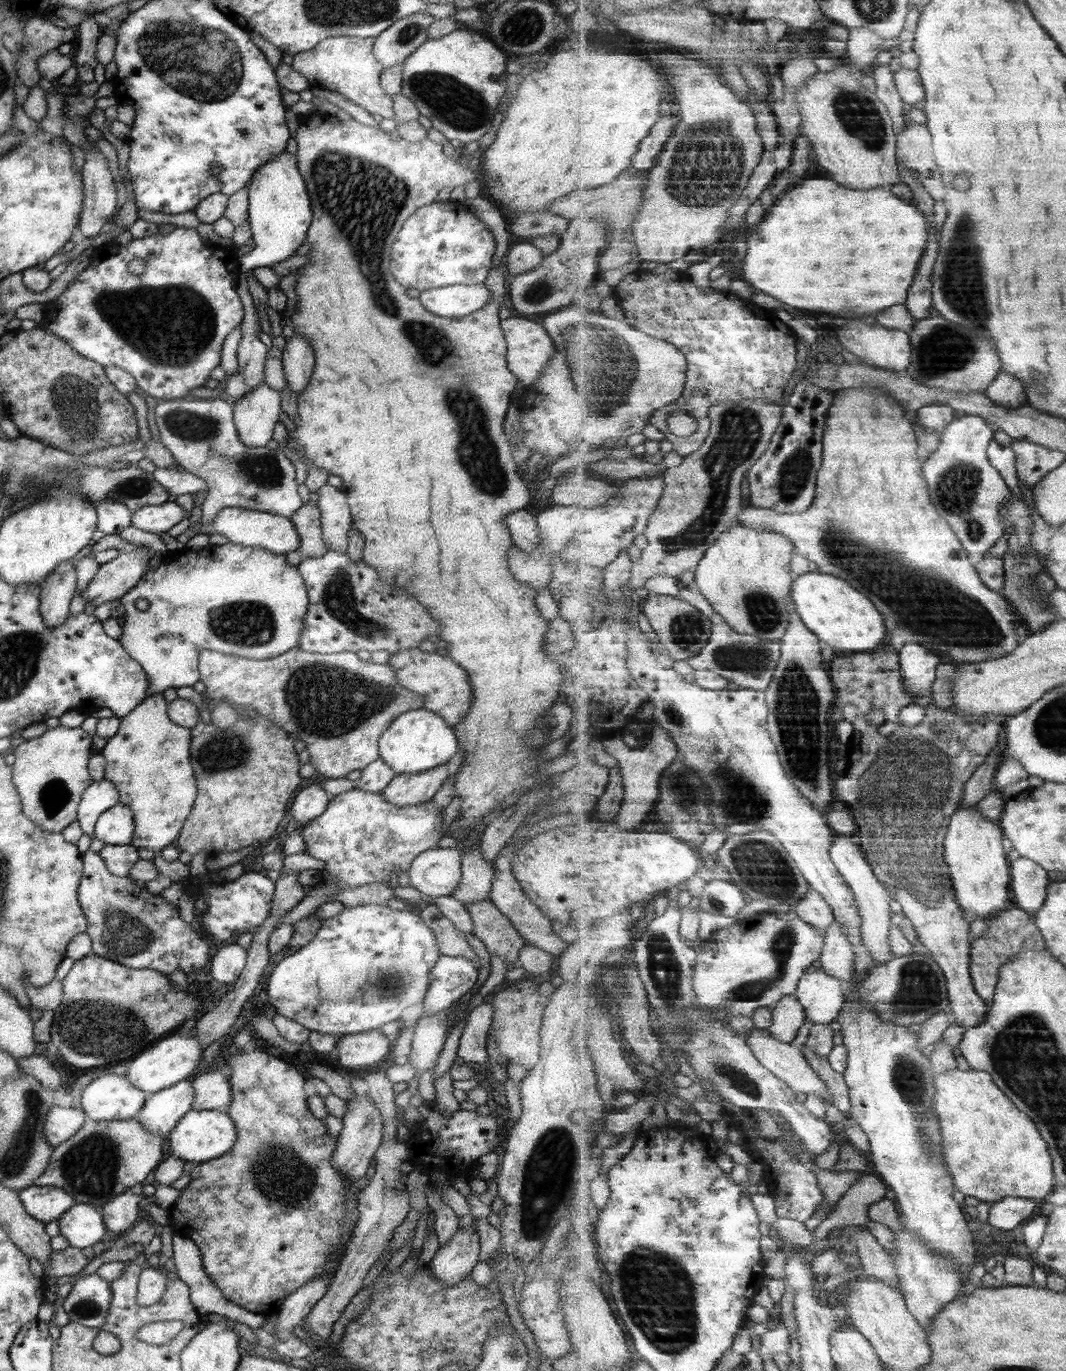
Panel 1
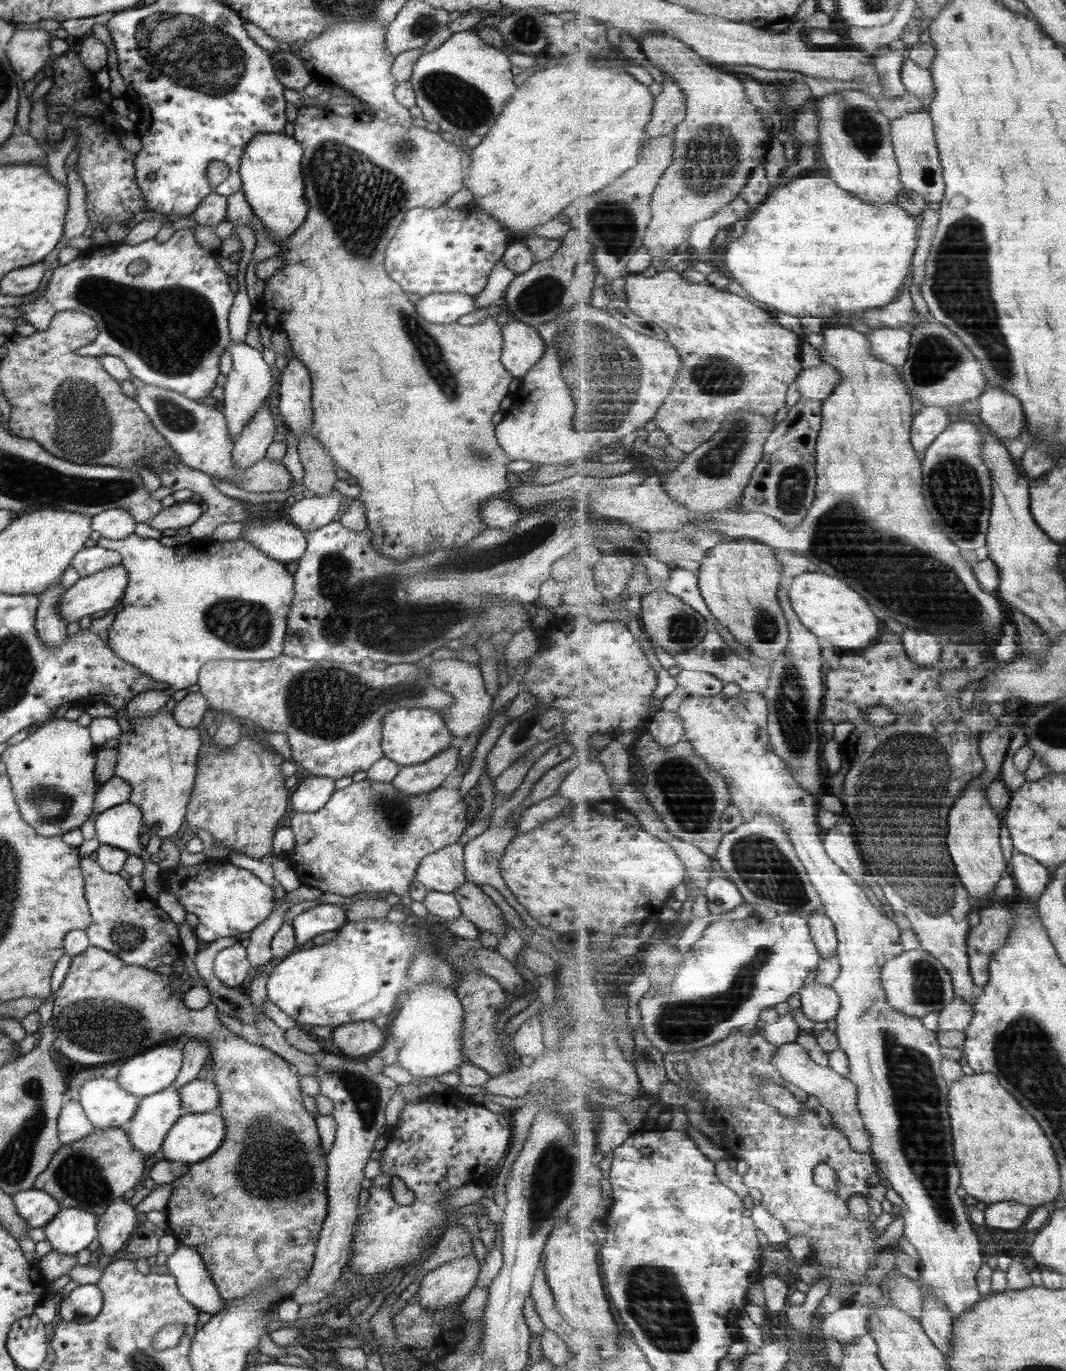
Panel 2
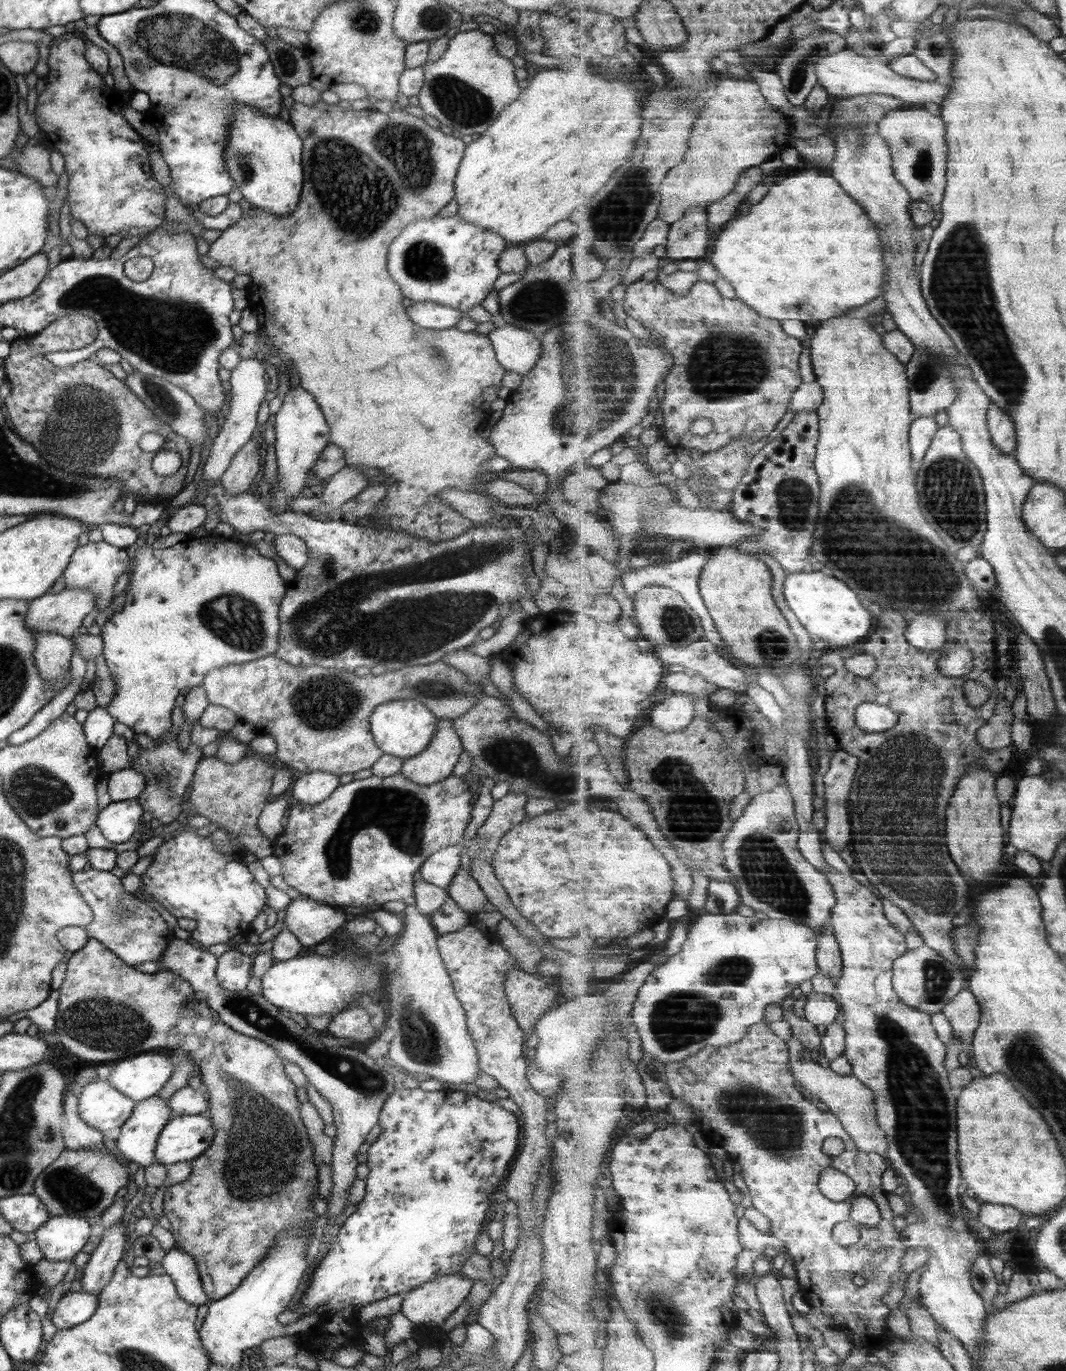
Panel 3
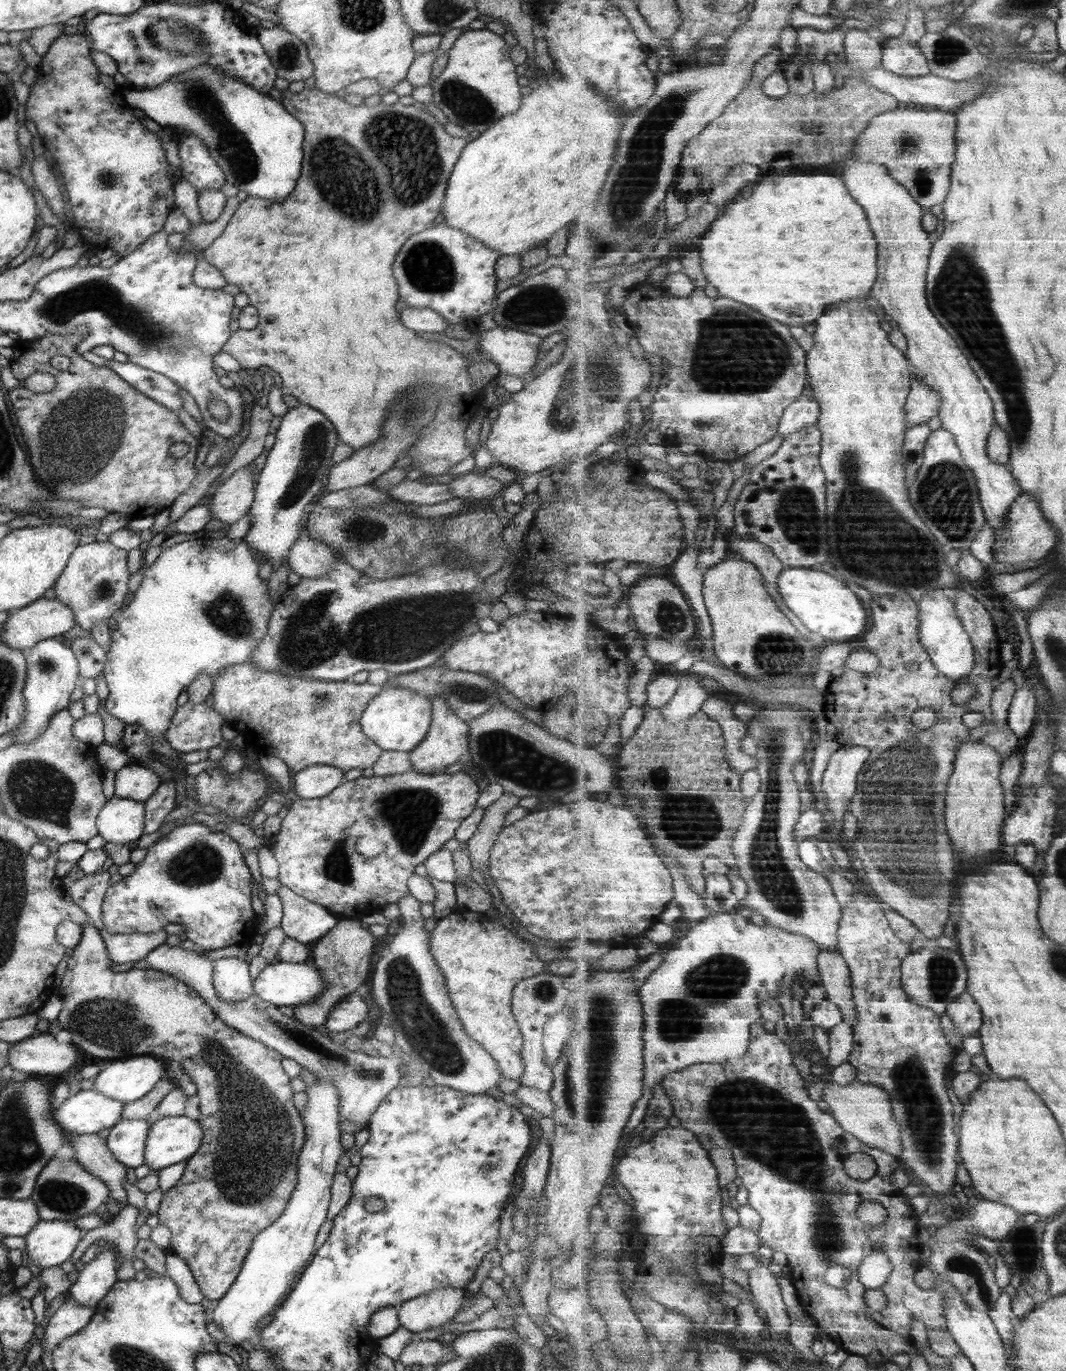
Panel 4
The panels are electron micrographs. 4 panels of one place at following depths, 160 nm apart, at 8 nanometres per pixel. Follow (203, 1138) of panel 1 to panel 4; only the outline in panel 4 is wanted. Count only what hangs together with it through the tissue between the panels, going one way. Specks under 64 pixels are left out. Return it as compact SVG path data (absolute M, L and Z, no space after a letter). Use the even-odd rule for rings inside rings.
M184 1115L151 1121L144 1142L144 1163L159 1171L186 1161L199 1148L201 1135L198 1121Z

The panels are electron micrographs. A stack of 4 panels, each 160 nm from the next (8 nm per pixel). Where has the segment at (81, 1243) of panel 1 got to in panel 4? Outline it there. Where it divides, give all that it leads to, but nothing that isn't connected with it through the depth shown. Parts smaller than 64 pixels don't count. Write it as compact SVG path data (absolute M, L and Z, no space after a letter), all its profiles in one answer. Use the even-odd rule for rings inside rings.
M40 1220L23 1237L25 1254L39 1269L59 1267L69 1259L82 1234L74 1221Z

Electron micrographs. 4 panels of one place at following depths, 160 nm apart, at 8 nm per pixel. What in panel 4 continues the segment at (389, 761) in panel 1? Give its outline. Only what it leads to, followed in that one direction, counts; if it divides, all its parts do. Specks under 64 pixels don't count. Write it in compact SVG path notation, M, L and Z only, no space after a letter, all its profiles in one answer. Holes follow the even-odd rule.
M385 685L360 714L361 732L382 751L411 751L423 740L431 723L430 700L419 695L408 688Z

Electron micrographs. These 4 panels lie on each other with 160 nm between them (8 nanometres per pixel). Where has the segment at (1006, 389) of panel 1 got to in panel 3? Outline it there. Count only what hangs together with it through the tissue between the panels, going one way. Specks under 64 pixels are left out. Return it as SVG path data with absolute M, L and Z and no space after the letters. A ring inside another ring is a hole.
M995 402L990 404L987 418L991 437L999 451L1015 454L1018 448L1018 430L1015 418L1011 417L1010 413L1005 413Z

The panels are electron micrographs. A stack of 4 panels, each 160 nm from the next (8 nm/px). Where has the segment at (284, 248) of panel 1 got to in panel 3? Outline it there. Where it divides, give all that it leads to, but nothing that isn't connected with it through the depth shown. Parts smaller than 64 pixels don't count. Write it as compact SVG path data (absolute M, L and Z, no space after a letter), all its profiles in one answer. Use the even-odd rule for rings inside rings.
M235 103L232 109L222 157L234 187L251 207L259 208L274 217L291 214L299 200L303 180L302 140L293 125L280 117L270 117L245 103Z

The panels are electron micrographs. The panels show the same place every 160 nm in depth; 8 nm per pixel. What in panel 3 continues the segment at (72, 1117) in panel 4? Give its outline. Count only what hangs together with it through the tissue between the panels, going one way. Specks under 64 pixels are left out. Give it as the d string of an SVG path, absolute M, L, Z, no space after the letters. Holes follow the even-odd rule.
M97 1078L81 1088L76 1111L87 1126L102 1133L109 1128L120 1128L130 1116L134 1104L104 1078Z

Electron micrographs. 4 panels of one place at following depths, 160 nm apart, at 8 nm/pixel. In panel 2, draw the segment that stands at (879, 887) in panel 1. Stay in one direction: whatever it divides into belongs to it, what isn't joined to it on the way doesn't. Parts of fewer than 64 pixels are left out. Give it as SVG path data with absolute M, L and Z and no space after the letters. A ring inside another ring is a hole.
M841 819L823 835L823 844L831 857L851 878L865 884L865 875L869 874L858 849L856 838L851 835L853 826Z

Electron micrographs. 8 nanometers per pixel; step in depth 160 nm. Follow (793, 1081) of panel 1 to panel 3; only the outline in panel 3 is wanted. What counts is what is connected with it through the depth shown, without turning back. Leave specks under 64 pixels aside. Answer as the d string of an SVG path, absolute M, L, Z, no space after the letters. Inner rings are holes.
M793 1037L785 1042L789 1048L791 1070L801 1086L808 1092L816 1094L826 1104L830 1112L838 1116L859 1150L866 1153L877 1153L885 1157L888 1153L889 1143L887 1142L887 1133L884 1132L878 1121L876 1093L855 1075L843 1075L835 1072L830 1066L825 1068L818 1061L812 1062L810 1059L803 1059L804 1044L797 1038Z

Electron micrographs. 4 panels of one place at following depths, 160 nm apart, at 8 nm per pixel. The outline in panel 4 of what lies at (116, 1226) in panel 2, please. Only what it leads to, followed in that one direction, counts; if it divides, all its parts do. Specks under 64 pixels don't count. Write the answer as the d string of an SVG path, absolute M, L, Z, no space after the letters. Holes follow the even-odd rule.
M108 1245L100 1248L93 1260L83 1265L76 1281L69 1287L69 1300L87 1308L95 1308L113 1284L118 1281L115 1255L116 1253Z

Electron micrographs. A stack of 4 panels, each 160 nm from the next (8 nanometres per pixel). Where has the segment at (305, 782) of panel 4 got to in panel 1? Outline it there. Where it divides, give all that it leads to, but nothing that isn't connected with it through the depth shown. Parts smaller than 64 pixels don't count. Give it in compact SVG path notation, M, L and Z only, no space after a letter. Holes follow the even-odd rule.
M312 783L302 789L290 801L288 825L302 825L319 816L327 806L330 798L320 783Z

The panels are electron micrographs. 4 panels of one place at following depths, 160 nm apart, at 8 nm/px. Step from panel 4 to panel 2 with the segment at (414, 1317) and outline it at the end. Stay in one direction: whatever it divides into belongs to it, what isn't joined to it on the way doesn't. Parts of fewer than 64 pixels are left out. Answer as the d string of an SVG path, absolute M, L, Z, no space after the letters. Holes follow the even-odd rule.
M473 1254L454 1258L430 1270L419 1281L416 1292L421 1308L435 1311L460 1304L476 1286L479 1271L479 1263Z

